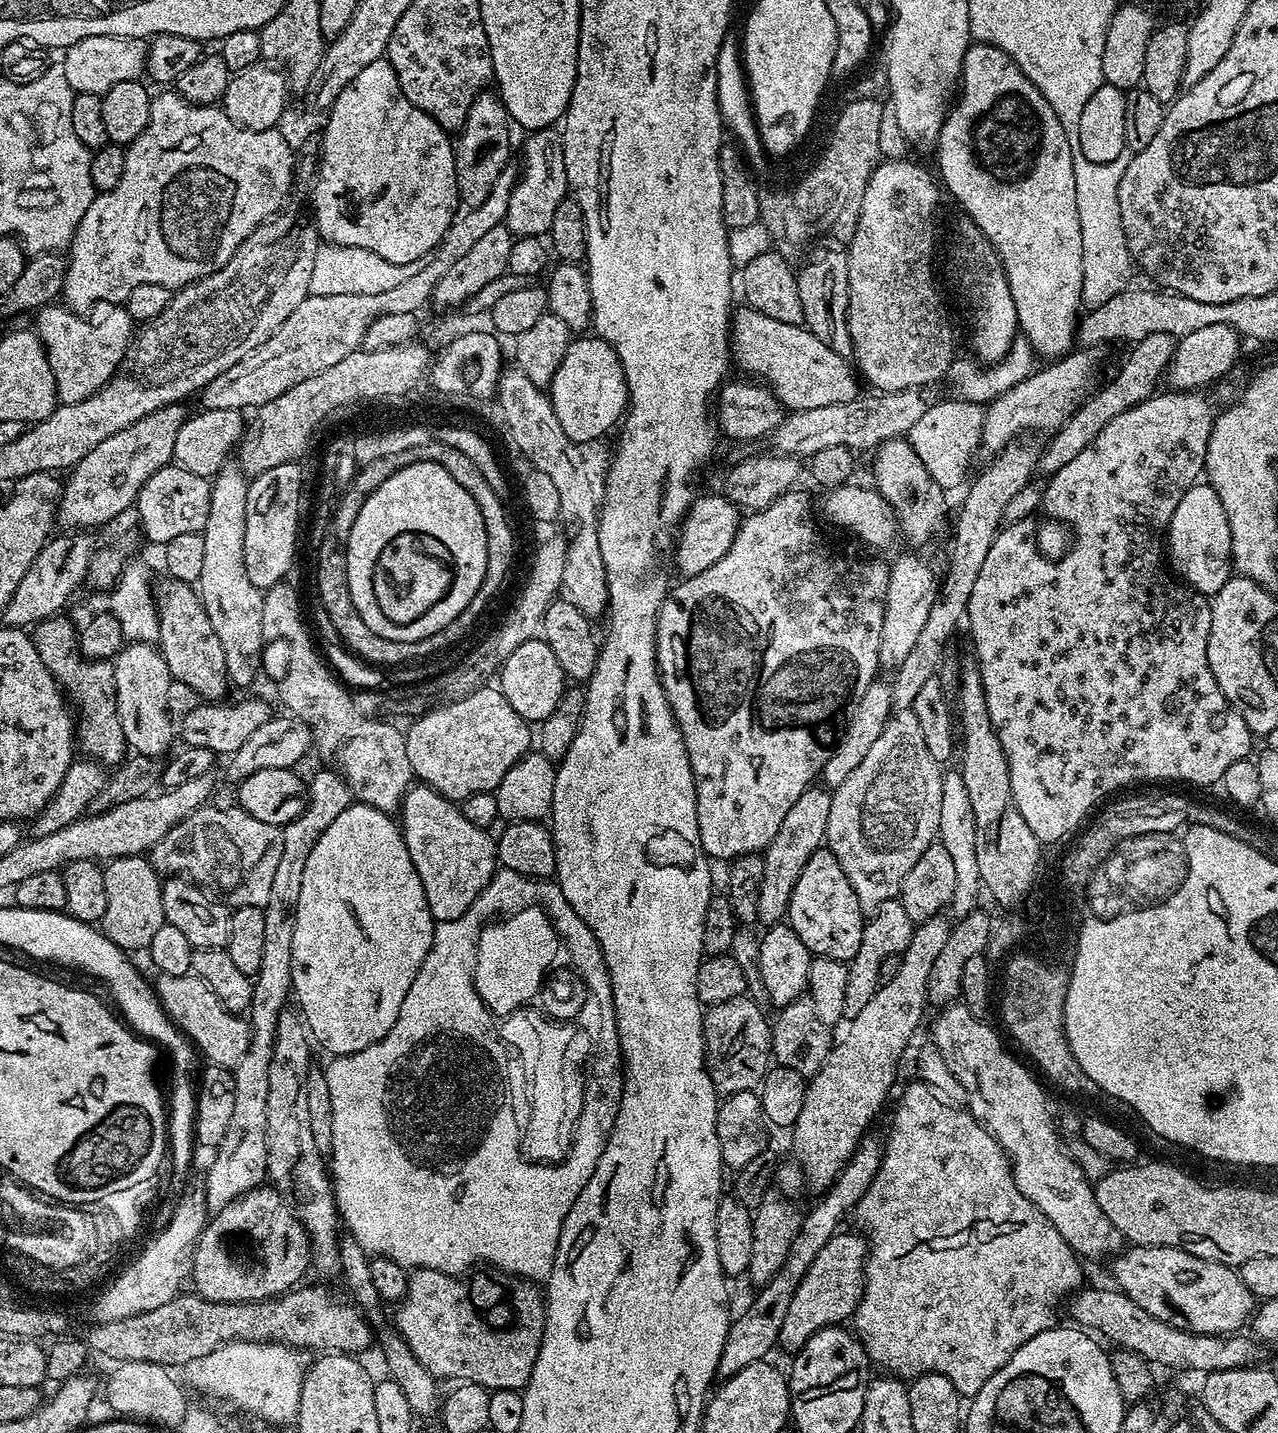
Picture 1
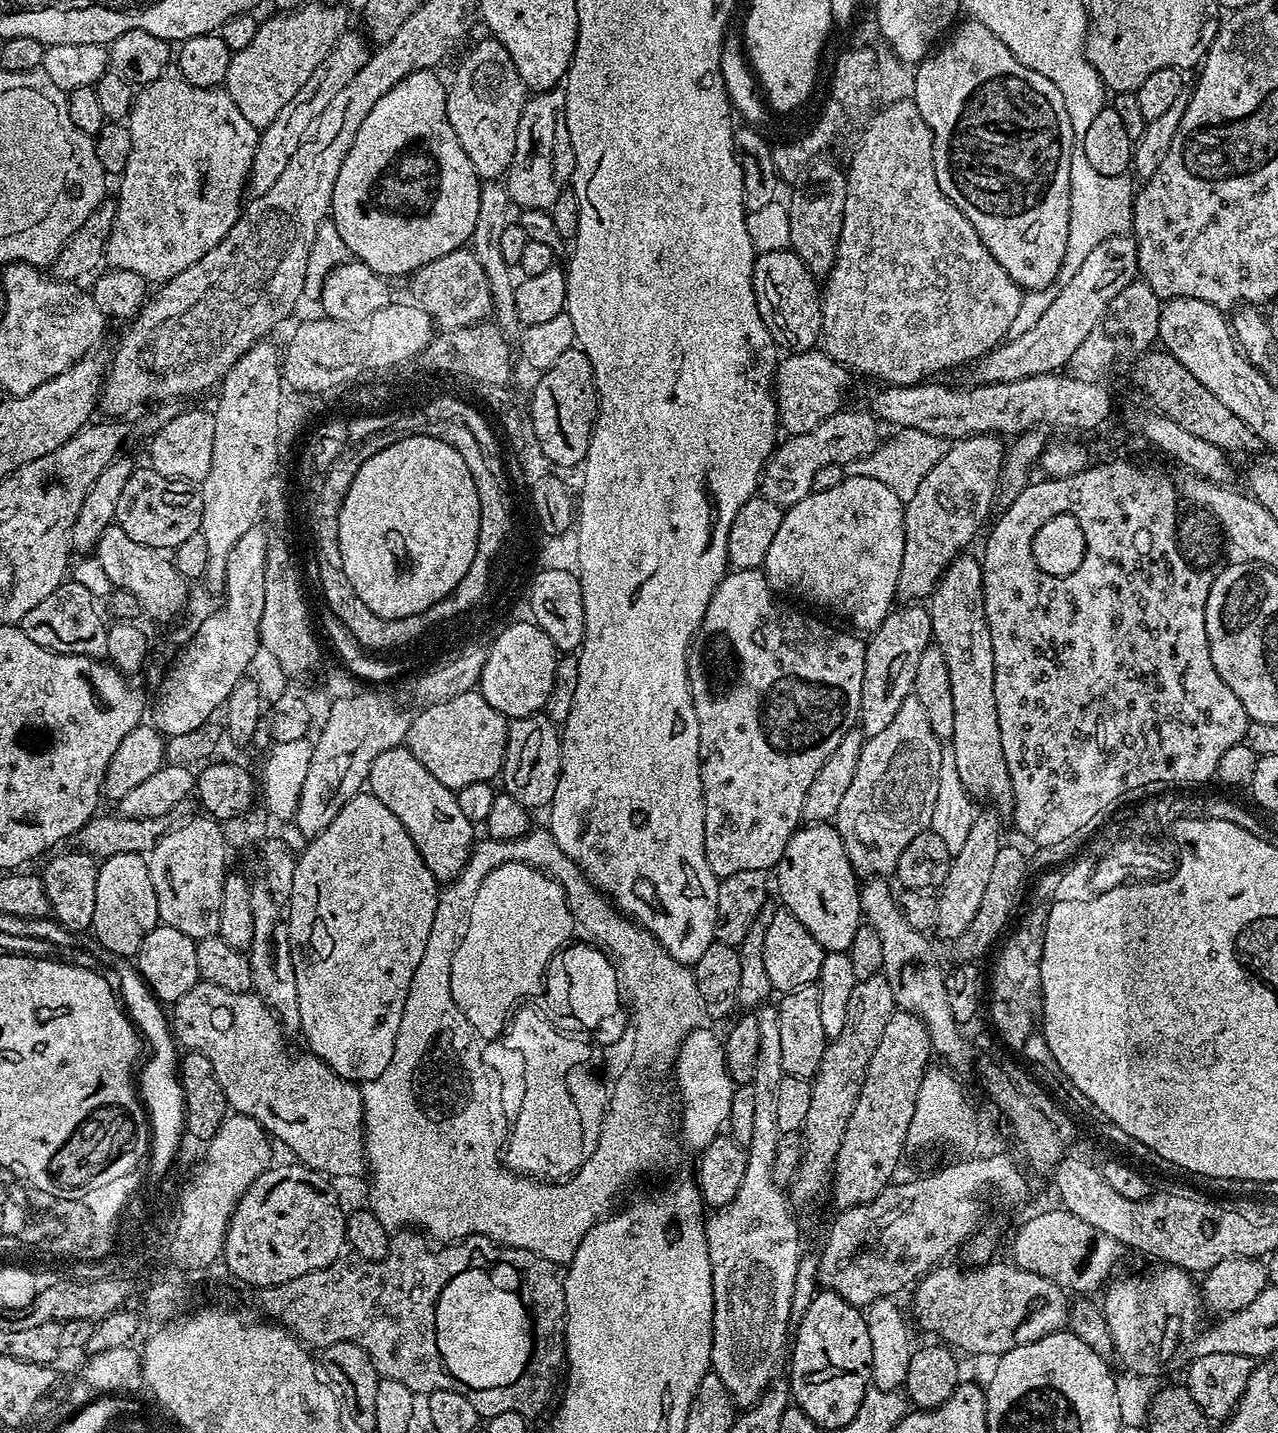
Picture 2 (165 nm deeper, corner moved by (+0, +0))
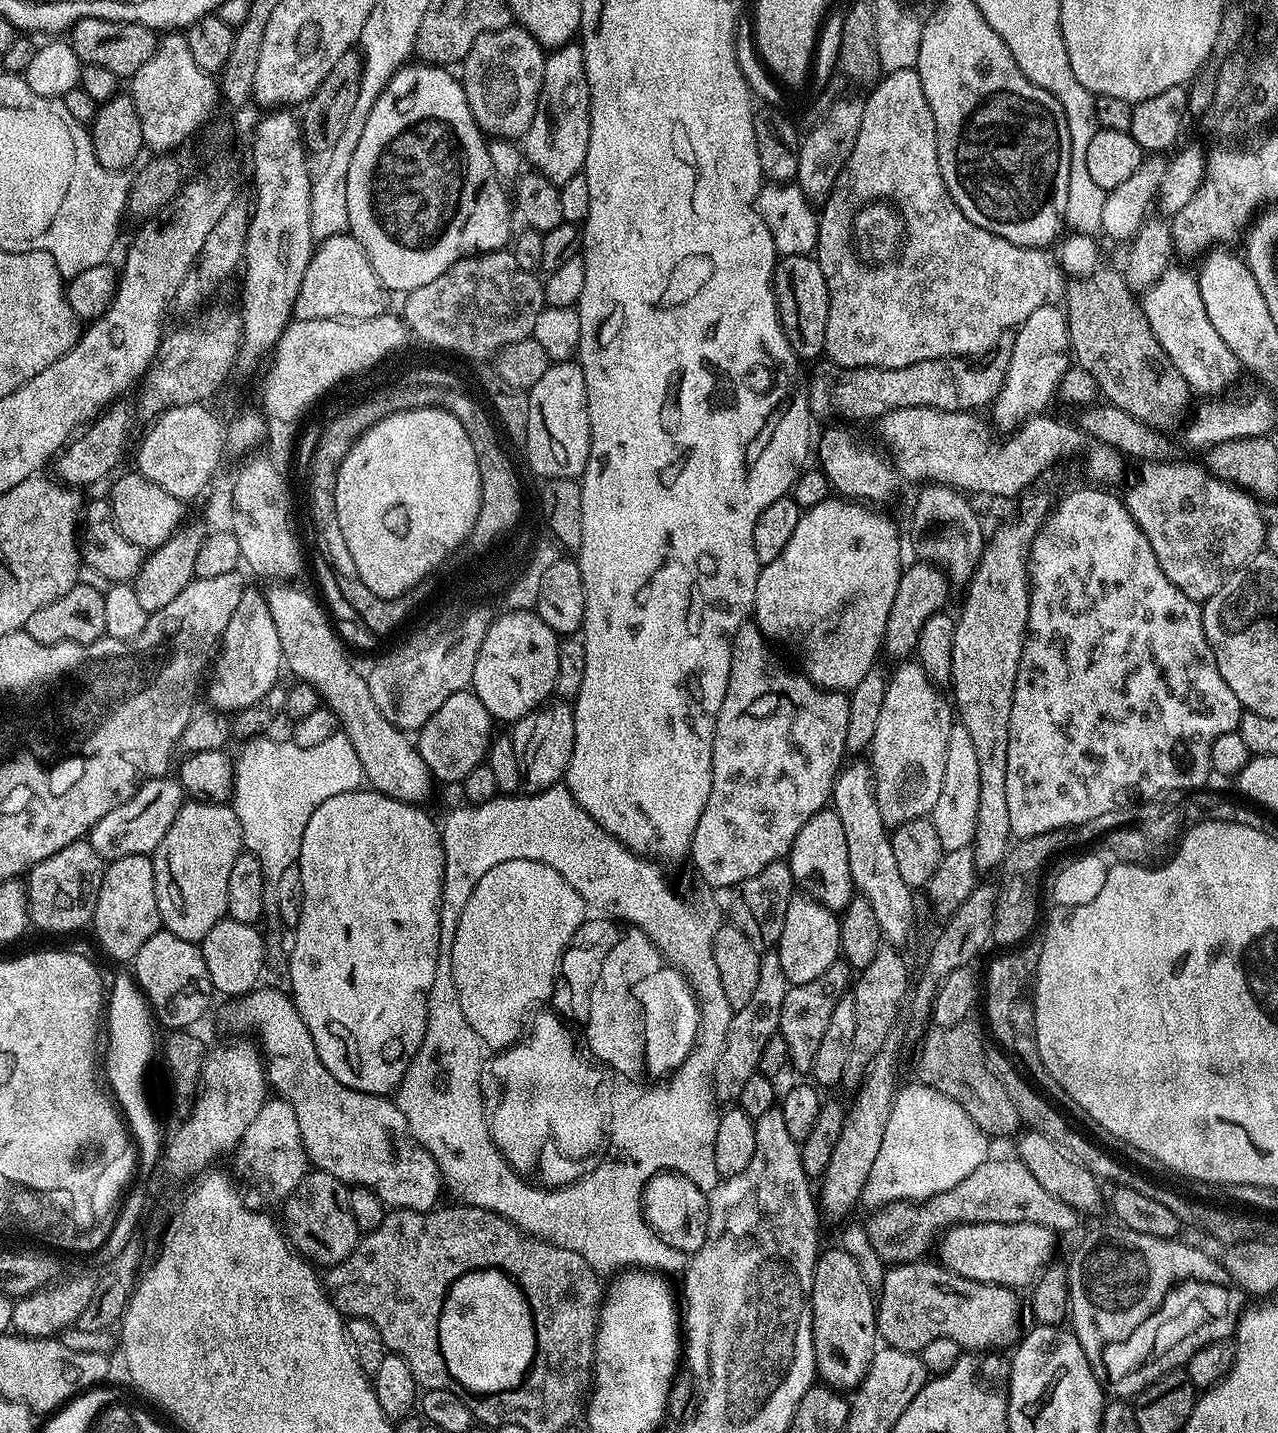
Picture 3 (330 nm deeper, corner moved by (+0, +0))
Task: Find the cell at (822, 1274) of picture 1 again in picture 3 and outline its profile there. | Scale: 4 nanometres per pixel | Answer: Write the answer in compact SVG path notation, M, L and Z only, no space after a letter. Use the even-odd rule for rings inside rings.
M1019 1158L983 1160L958 1186L923 1202L893 1200L875 1209L866 1220L874 1250L885 1262L916 1262L945 1230L958 1224L1042 1224L1052 1232L1063 1234L1076 1224L1078 1213L1062 1198L1050 1194ZM937 1235L937 1236L936 1236ZM936 1236L936 1237L935 1237Z

